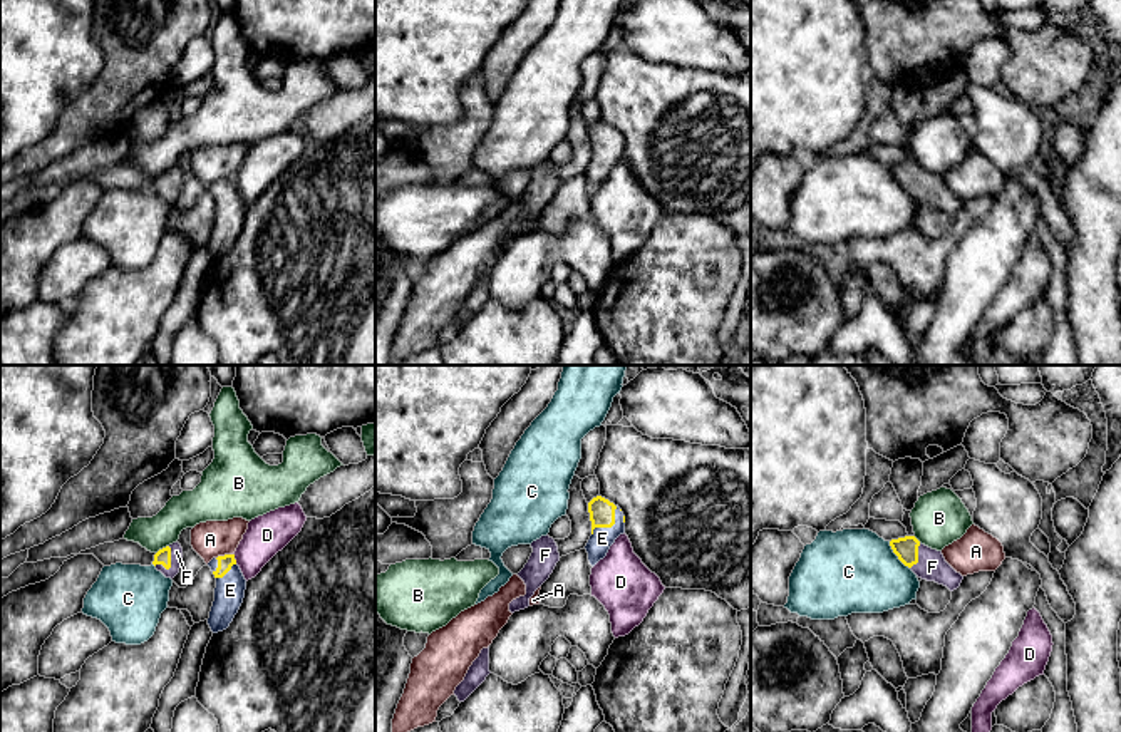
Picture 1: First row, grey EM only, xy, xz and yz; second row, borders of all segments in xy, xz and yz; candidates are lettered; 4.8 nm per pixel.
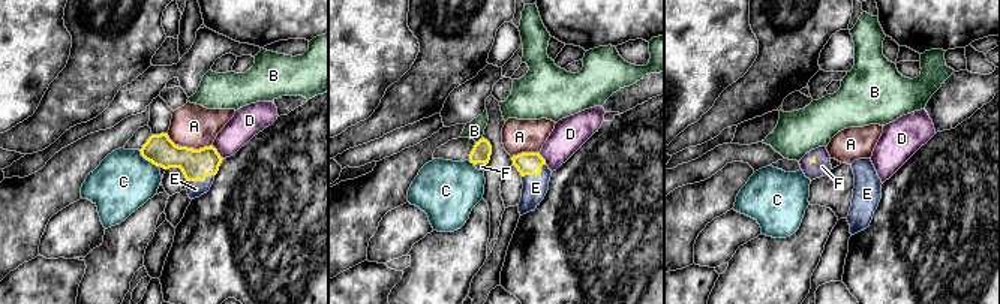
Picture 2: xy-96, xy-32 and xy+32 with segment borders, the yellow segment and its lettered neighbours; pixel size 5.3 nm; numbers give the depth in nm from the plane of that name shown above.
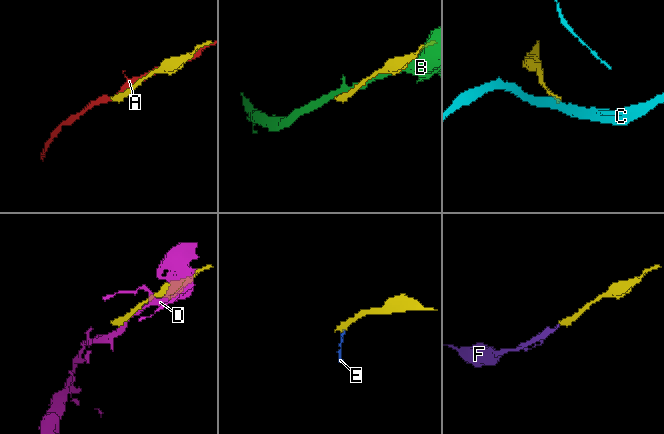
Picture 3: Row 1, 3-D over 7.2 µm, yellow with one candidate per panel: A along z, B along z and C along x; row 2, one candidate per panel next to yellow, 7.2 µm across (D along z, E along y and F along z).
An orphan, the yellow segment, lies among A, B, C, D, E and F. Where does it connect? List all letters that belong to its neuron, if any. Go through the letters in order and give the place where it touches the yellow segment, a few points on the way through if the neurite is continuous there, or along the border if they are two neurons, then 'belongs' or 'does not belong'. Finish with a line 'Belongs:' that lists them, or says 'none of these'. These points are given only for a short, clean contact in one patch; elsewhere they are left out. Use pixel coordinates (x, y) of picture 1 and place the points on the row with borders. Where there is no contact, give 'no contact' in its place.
A: xy (225, 555) | does not belong
B: xy (163, 548) | does not belong
C: yz (895, 553) | along yz (888, 541), (893, 553), (909, 568) | does not belong
D: xy (235, 560) | does not belong
E: xz (609, 526) | across xz (602, 513), (609, 526), (602, 538) | belongs
F: xy (170, 565) | across xy (163, 556), (170, 565), (176, 551) | belongs
Belongs: E, F

